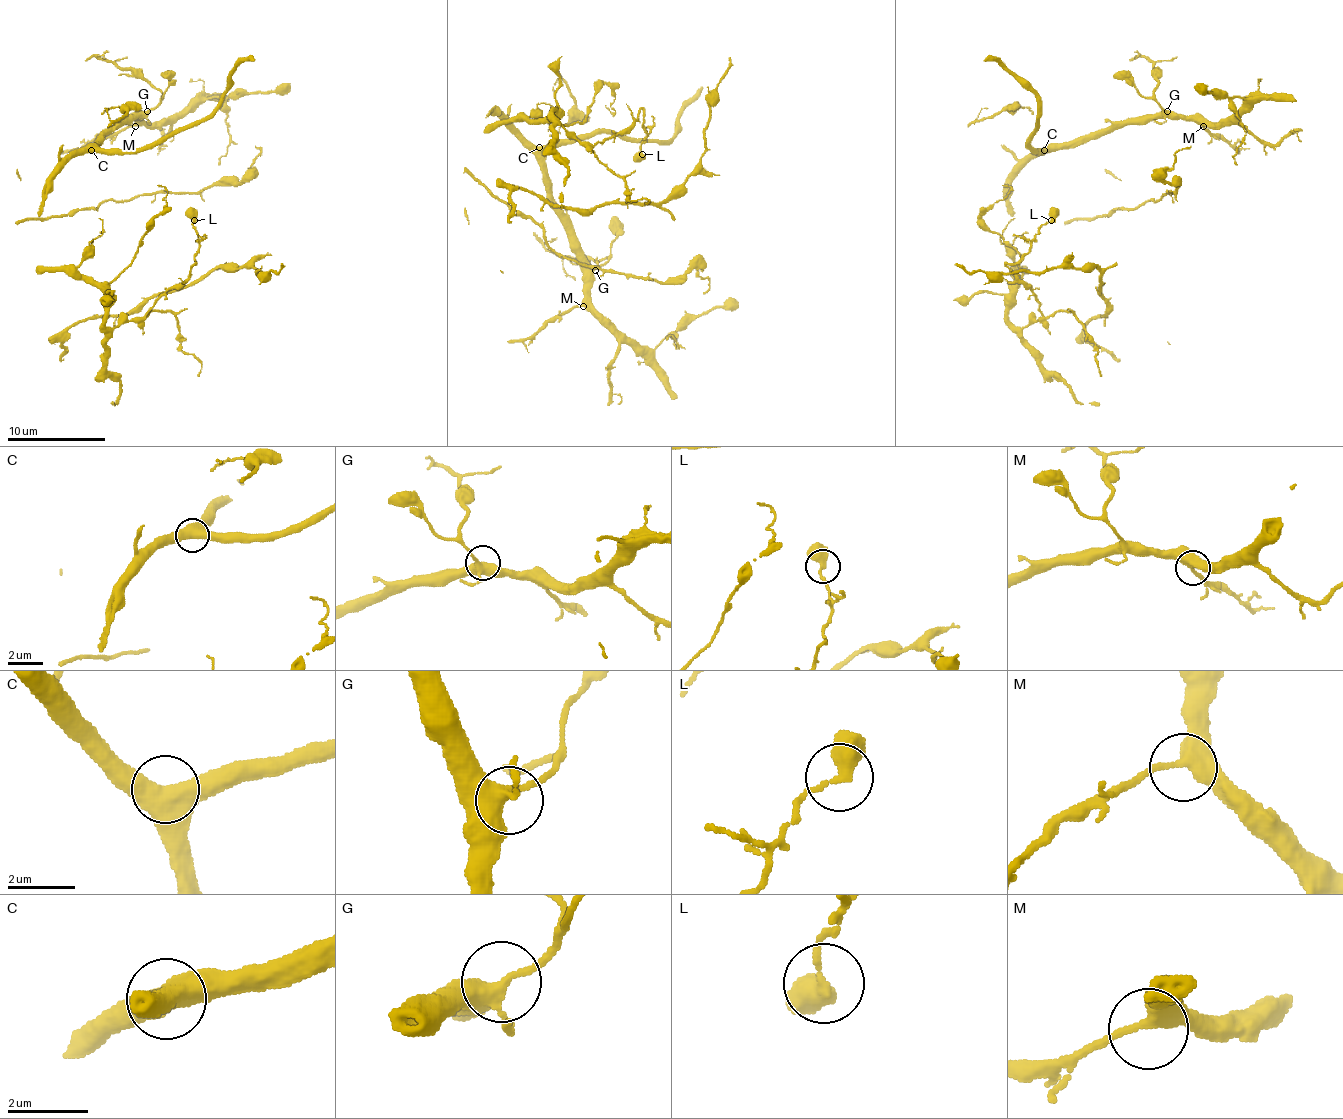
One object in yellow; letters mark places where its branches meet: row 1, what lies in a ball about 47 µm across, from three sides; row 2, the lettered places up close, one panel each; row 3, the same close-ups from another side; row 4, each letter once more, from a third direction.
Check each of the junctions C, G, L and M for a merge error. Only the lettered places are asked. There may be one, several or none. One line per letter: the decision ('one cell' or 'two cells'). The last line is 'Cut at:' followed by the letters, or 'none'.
C: one cell
G: one cell
L: one cell
M: one cell
Cut at: none

